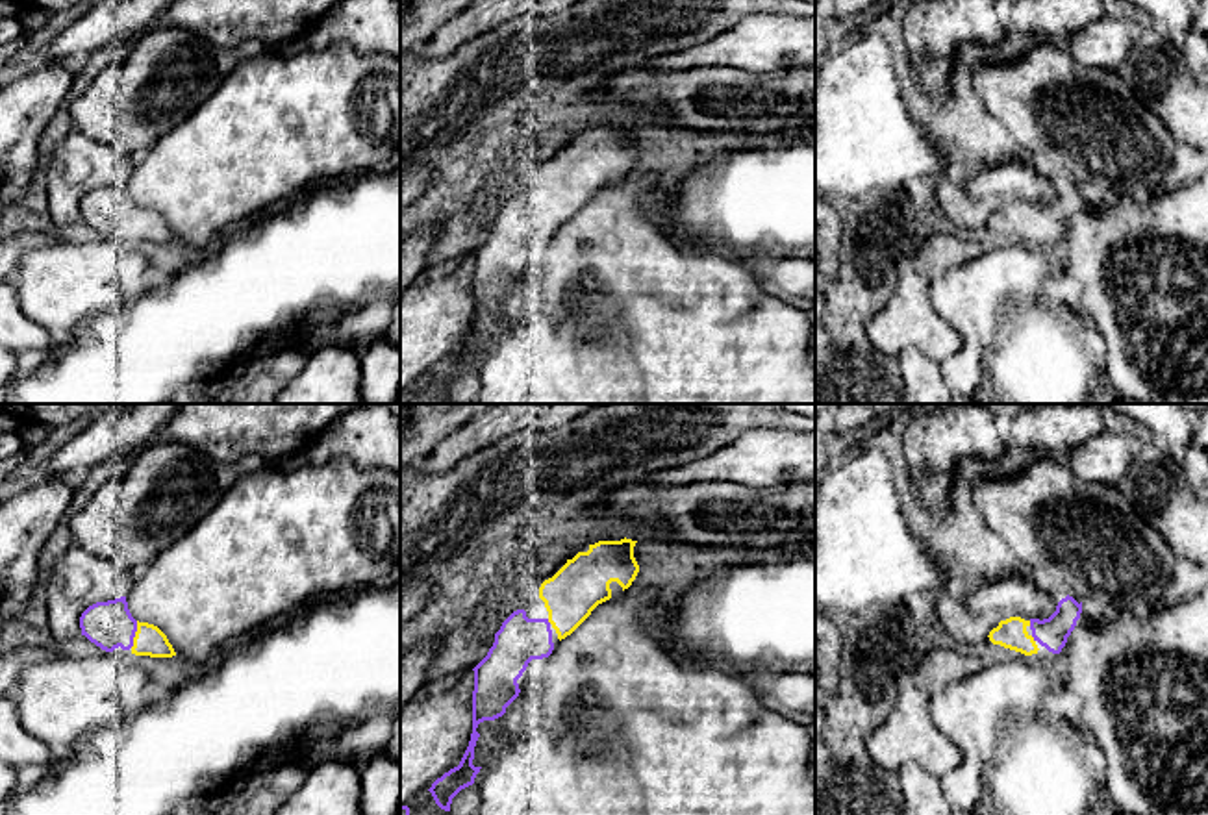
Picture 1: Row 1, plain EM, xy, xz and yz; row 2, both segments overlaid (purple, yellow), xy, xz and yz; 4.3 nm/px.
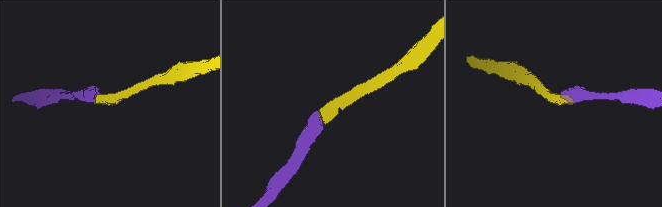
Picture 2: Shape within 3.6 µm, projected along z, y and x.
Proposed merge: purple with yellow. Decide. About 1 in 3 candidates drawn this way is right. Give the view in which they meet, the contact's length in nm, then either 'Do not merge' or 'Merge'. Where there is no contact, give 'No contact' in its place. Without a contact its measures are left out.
Touches purple in xy. Shared border 120 nm. Merge

